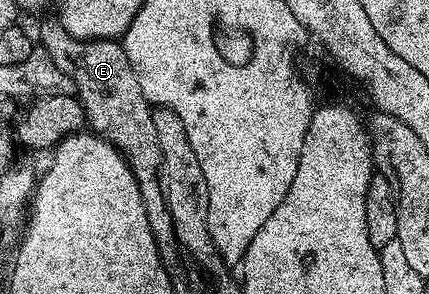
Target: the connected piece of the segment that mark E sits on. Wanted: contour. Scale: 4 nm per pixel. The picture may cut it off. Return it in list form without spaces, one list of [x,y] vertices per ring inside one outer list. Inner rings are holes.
[[[57,18],[46,20],[42,24],[42,29],[38,32],[37,39],[41,47],[46,49],[48,58],[68,74],[73,87],[76,89],[76,97],[82,104],[82,109],[86,114],[86,121],[89,129],[95,135],[99,135],[109,141],[129,164],[133,177],[136,178],[140,196],[143,201],[148,226],[151,227],[152,236],[156,239],[158,253],[162,259],[162,265],[167,270],[174,270],[180,257],[178,239],[175,238],[175,224],[172,222],[171,211],[168,210],[167,200],[163,196],[163,188],[160,186],[160,170],[163,166],[163,154],[161,153],[160,142],[157,140],[157,131],[152,105],[144,98],[140,90],[140,82],[132,70],[132,62],[128,62],[128,54],[118,40],[81,40],[68,30],[64,30],[62,21]]]

